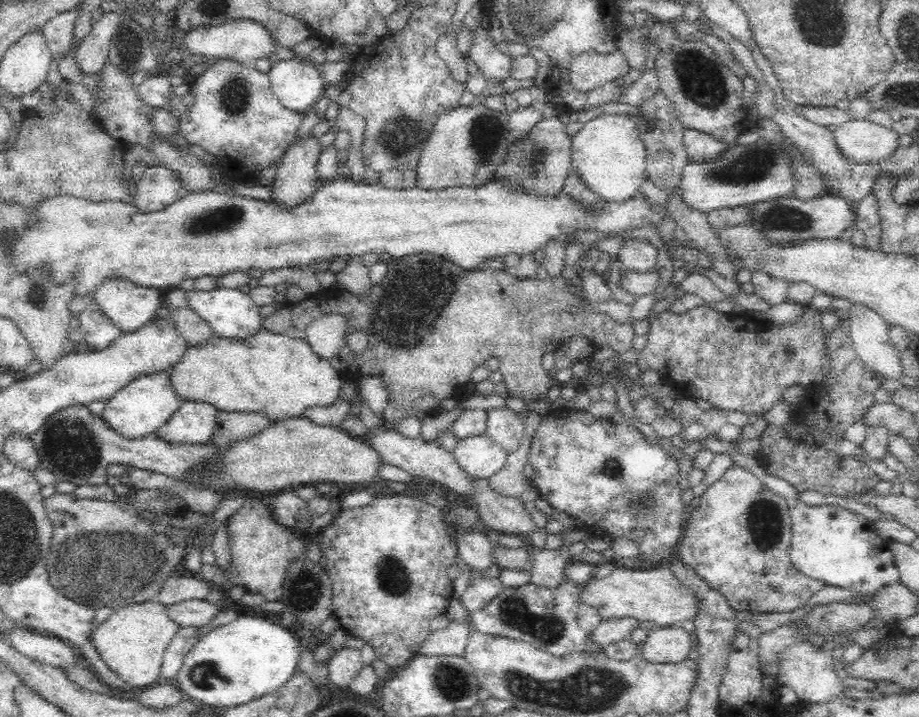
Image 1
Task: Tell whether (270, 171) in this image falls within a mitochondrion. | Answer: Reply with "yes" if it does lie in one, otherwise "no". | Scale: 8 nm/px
no

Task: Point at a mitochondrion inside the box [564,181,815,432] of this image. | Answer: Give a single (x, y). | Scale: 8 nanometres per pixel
(788, 219)

